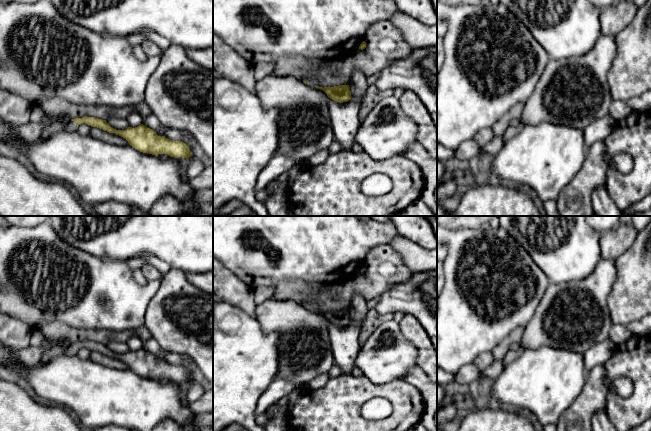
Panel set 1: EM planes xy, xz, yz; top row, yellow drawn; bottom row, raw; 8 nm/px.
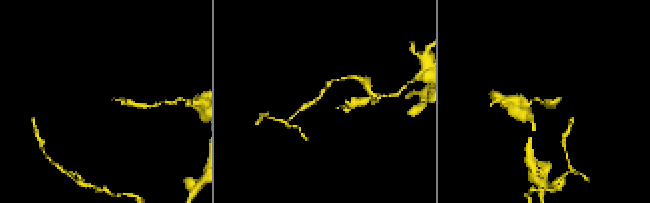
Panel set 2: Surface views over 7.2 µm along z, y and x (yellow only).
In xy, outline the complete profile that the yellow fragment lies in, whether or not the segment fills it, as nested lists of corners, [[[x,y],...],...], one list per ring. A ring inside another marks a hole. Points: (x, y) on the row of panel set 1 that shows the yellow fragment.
[[[82,117],[71,119],[67,125],[67,129],[77,130],[78,126],[83,123],[119,135],[125,138],[130,146],[143,153],[155,156],[158,156],[159,154],[167,154],[170,157],[182,157],[187,160],[193,156],[190,148],[185,143],[181,141],[172,141],[165,136],[158,136],[156,131],[143,124],[135,128],[128,127],[125,130],[116,130],[111,127],[106,120],[95,117]]]

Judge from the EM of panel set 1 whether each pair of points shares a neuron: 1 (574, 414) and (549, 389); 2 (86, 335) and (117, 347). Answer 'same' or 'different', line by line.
1: different
2: different

